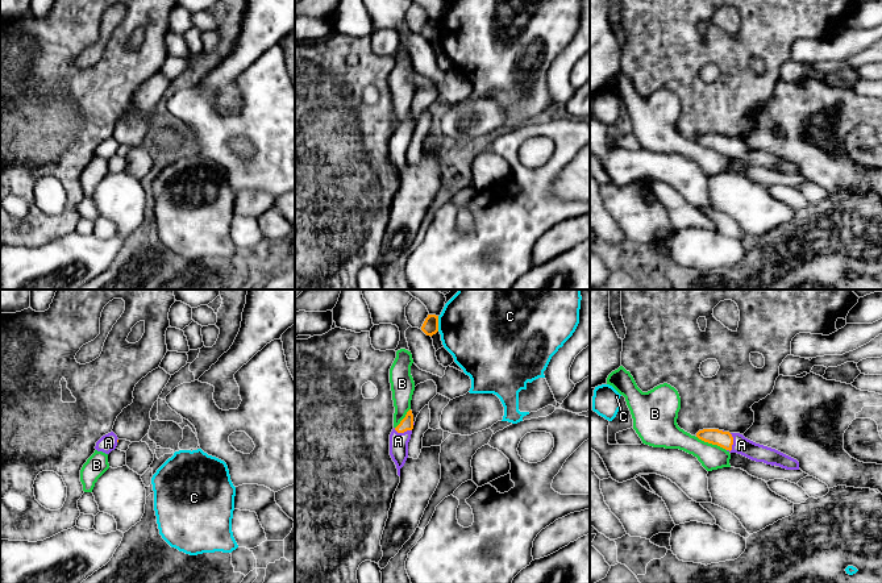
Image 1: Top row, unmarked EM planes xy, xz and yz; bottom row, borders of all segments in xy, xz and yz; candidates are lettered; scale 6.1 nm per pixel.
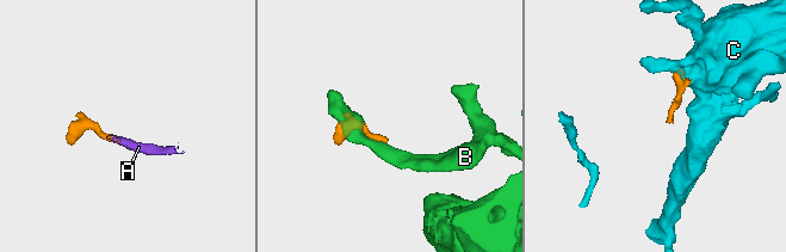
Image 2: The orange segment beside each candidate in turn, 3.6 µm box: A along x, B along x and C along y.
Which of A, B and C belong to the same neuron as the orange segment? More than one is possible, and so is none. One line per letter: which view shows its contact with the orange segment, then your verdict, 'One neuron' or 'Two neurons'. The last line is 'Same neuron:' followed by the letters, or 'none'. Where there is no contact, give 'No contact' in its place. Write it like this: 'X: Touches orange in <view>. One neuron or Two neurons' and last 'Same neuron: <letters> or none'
A: Touches orange in yz. One neuron
B: Touches orange in yz. Two neurons
C: Touches orange in xz. Two neurons
Same neuron: A

